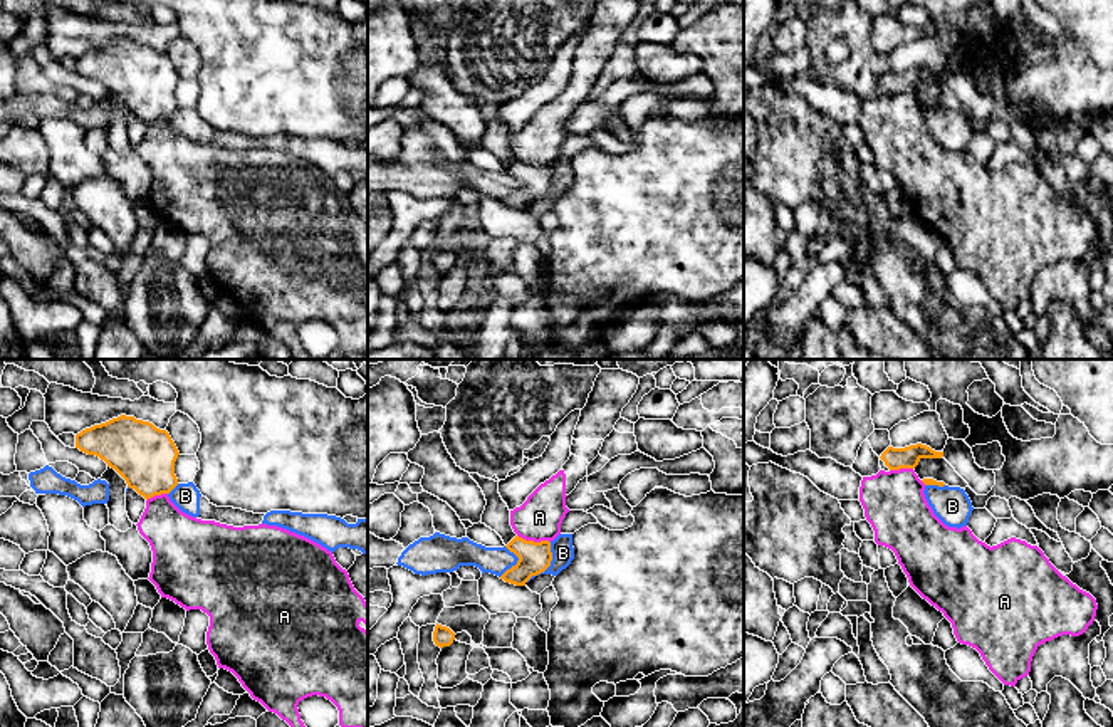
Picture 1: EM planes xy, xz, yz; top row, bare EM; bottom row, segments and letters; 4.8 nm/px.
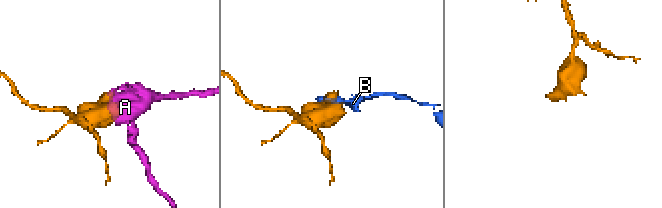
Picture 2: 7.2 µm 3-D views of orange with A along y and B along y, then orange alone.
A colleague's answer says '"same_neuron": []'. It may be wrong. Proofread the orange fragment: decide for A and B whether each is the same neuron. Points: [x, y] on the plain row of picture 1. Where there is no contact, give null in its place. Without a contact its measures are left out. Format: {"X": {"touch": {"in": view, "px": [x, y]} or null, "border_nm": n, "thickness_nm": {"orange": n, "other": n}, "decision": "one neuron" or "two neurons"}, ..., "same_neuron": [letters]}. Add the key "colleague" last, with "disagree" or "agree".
{"A": {"touch": {"in": "xz", "px": [532, 165]}, "border_nm": 170, "thickness_nm": {"orange": 160, "other": 220}, "decision": "two neurons"}, "B": {"touch": {"in": "xz", "px": [548, 190]}, "border_nm": 220, "thickness_nm": {"orange": 160, "other": 110}, "decision": "two neurons"}, "same_neuron": [], "colleague": "agree"}

